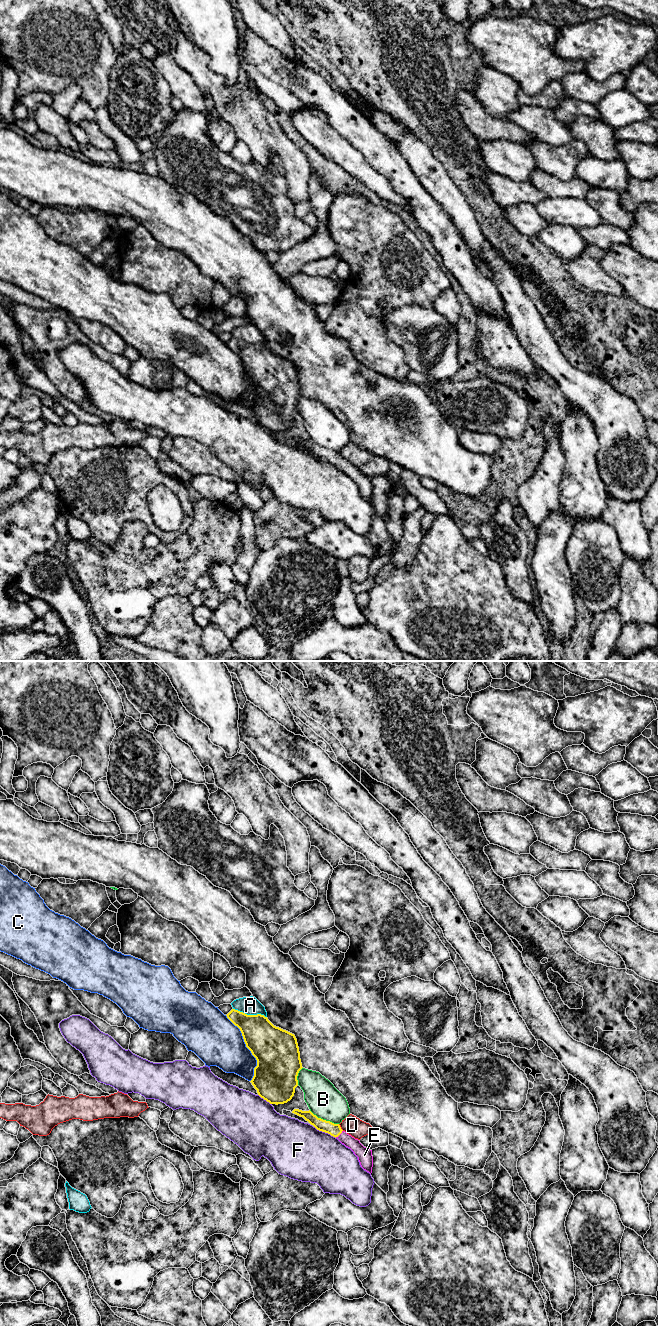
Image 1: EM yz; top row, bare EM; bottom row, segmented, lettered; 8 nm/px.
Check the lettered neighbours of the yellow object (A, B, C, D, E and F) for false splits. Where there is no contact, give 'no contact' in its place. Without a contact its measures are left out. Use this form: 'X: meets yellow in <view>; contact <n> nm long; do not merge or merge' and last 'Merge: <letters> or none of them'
A: meets yellow in yz; contact 280 nm long; do not merge
B: meets yellow in yz; contact 260 nm long; do not merge
C: meets yellow in yz; contact 550 nm long; do not merge
D: meets yellow in yz; contact 70 nm long; do not merge
E: meets yellow in yz; contact 90 nm long; merge
F: meets yellow in yz; contact 200 nm long; do not merge
Merge: E

